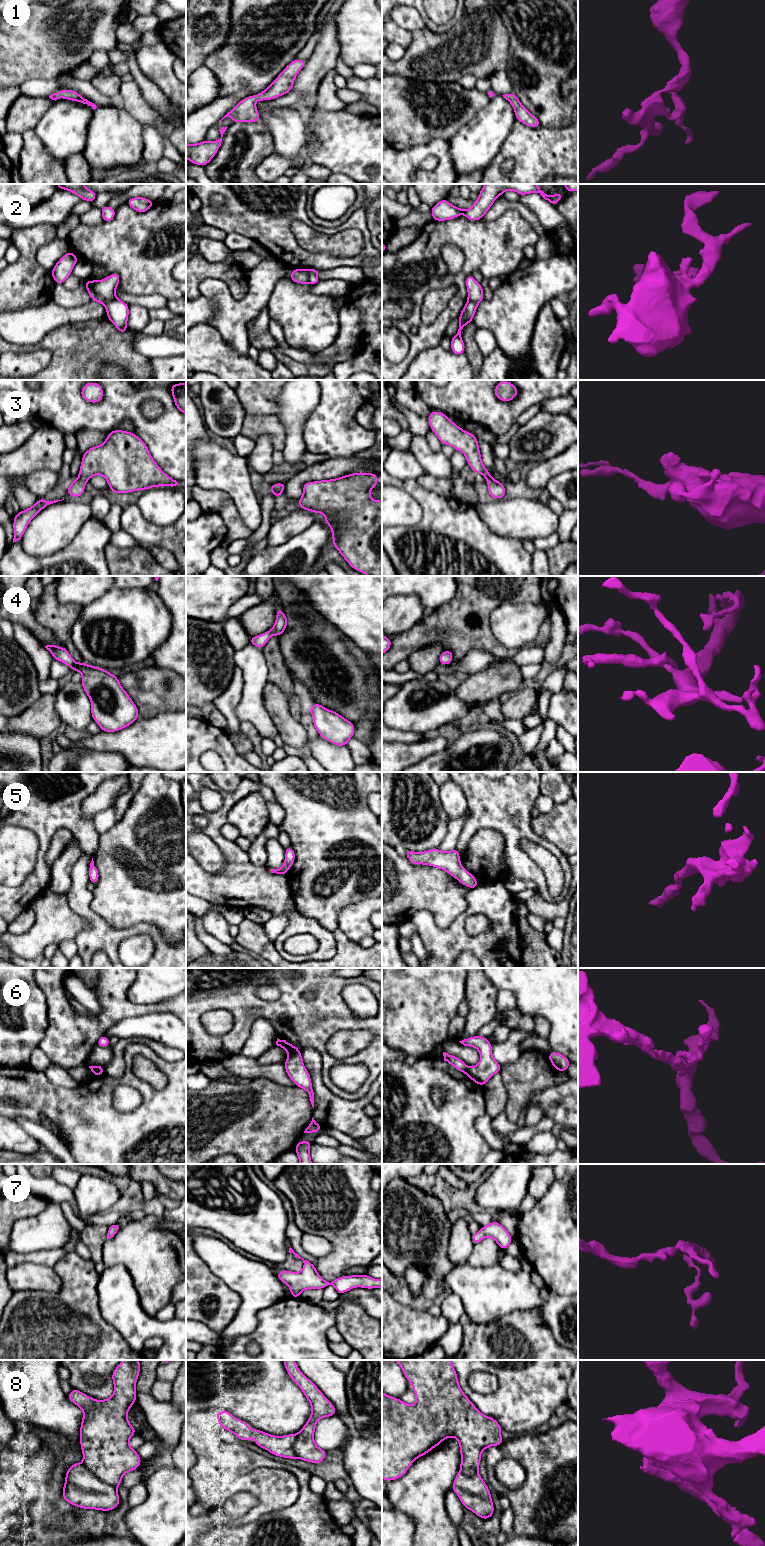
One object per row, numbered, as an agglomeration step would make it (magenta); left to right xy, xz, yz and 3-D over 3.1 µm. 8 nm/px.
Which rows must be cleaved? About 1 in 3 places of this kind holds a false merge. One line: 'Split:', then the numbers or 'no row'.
Split: 2, 6

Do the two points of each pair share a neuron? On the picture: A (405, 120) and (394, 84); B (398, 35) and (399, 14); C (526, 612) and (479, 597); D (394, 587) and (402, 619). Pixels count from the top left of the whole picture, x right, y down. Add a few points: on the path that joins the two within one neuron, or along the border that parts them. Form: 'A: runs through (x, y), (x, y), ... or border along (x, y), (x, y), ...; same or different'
A: runs through (399, 111), (394, 106), (394, 93); same
B: border along (392, 19), (411, 32); different
C: border along (524, 602), (502, 602), (491, 613), (489, 624); different
D: border along (392, 596), (415, 595), (419, 601); different

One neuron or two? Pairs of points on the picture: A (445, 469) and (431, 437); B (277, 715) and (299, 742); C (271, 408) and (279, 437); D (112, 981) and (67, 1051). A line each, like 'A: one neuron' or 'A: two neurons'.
A: two neurons
B: one neuron
C: two neurons
D: one neuron

